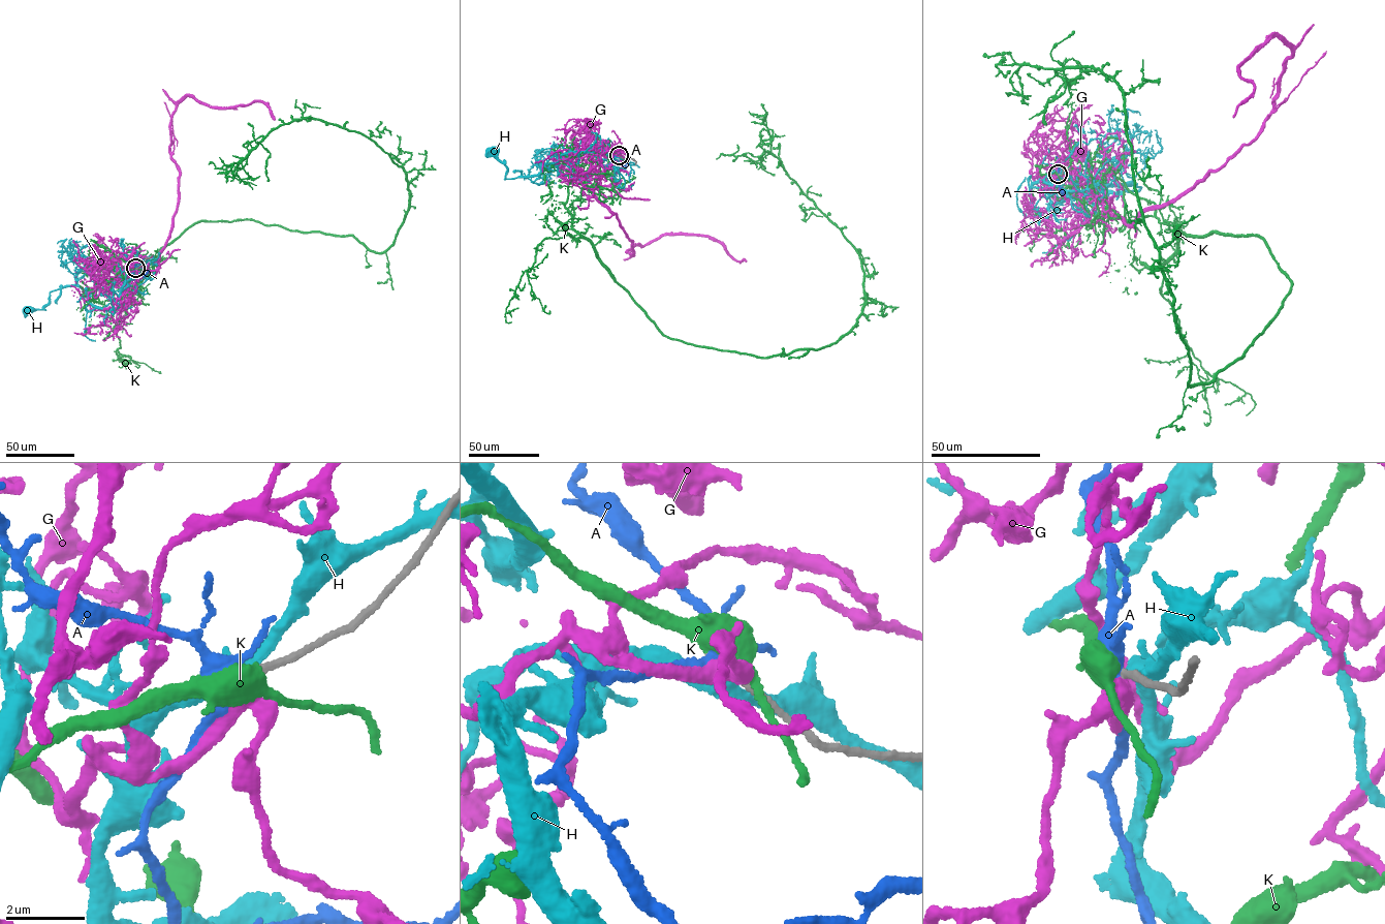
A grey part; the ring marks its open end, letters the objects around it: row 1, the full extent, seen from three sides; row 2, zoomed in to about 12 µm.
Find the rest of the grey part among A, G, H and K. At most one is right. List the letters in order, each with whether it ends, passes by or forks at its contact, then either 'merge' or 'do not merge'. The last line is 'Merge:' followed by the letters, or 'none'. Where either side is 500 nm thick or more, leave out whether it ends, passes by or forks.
A: it forks; do not merge
G: it passes by; do not merge
H: it passes by; do not merge
K: it forks; merge
Merge: K

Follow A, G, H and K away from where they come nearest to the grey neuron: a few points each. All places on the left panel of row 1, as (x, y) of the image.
A: (136, 268), (135, 277), (143, 277), (149, 270)
G: (136, 268), (130, 264), (131, 278), (156, 270), (179, 202), (169, 146), (177, 102), (259, 101), (274, 120)
H: (136, 268), (116, 307), (91, 304), (83, 289), (67, 285), (50, 293), (43, 309), (27, 310)
K: (135, 268), (104, 270), (205, 220), (382, 252), (409, 196), (376, 143), (307, 118), (230, 165), (252, 189)

